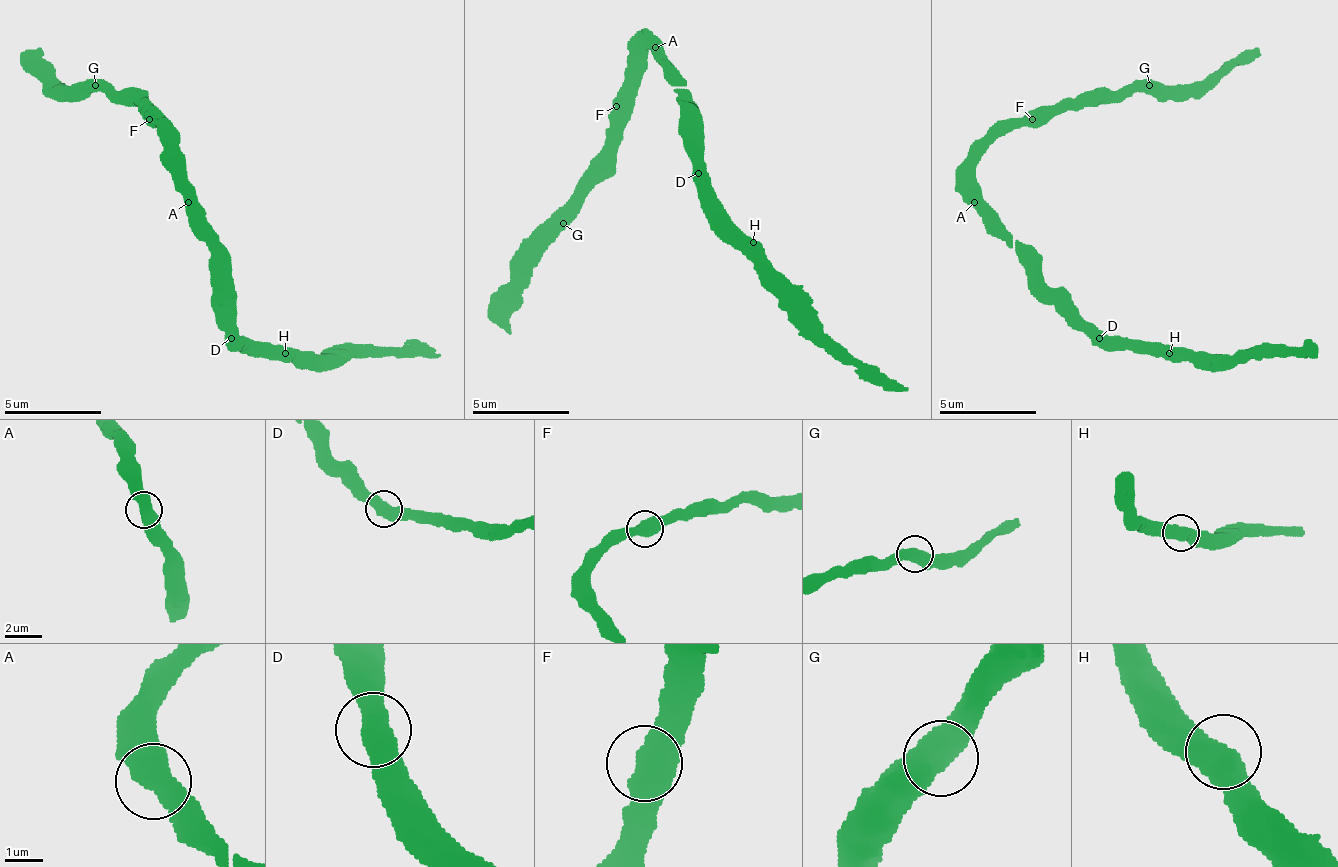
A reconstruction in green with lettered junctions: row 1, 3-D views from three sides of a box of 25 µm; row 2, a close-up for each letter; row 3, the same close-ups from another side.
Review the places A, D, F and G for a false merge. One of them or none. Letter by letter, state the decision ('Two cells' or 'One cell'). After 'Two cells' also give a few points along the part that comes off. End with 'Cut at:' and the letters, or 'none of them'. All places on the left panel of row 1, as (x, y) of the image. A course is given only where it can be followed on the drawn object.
A: One cell
D: One cell
F: One cell
G: One cell
Cut at: none of them

